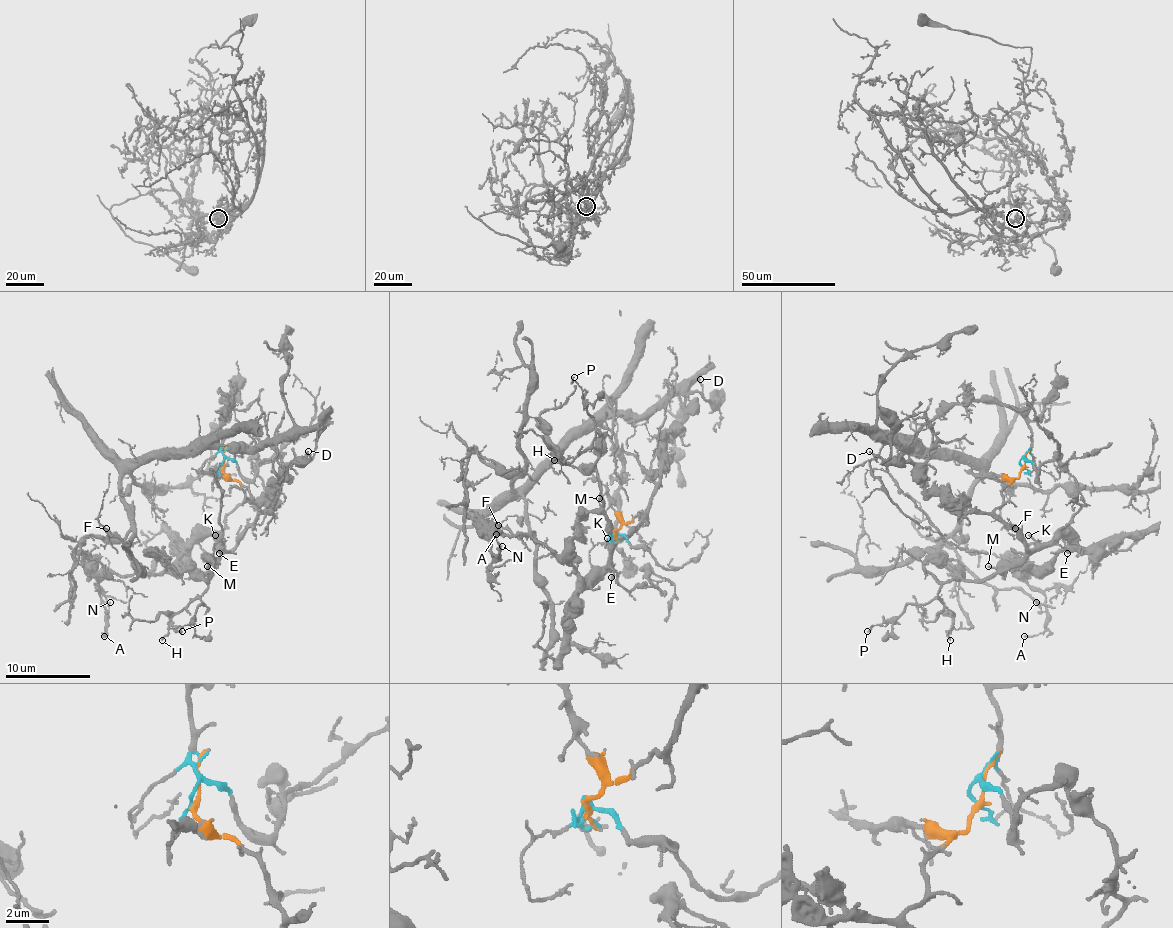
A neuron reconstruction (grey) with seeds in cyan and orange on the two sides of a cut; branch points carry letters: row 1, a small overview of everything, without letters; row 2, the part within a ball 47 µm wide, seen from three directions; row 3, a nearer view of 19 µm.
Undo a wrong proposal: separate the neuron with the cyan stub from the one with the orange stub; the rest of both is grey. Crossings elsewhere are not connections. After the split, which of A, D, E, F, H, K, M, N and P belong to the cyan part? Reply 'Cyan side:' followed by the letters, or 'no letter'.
Cyan side: no letter

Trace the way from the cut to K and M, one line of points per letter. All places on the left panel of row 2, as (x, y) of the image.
K: (223, 468), (248, 490), (257, 517), (231, 549), (218, 545), (214, 534)
M: (223, 468), (248, 490), (257, 517), (244, 530), (242, 538), (218, 558), (212, 568), (208, 566)

